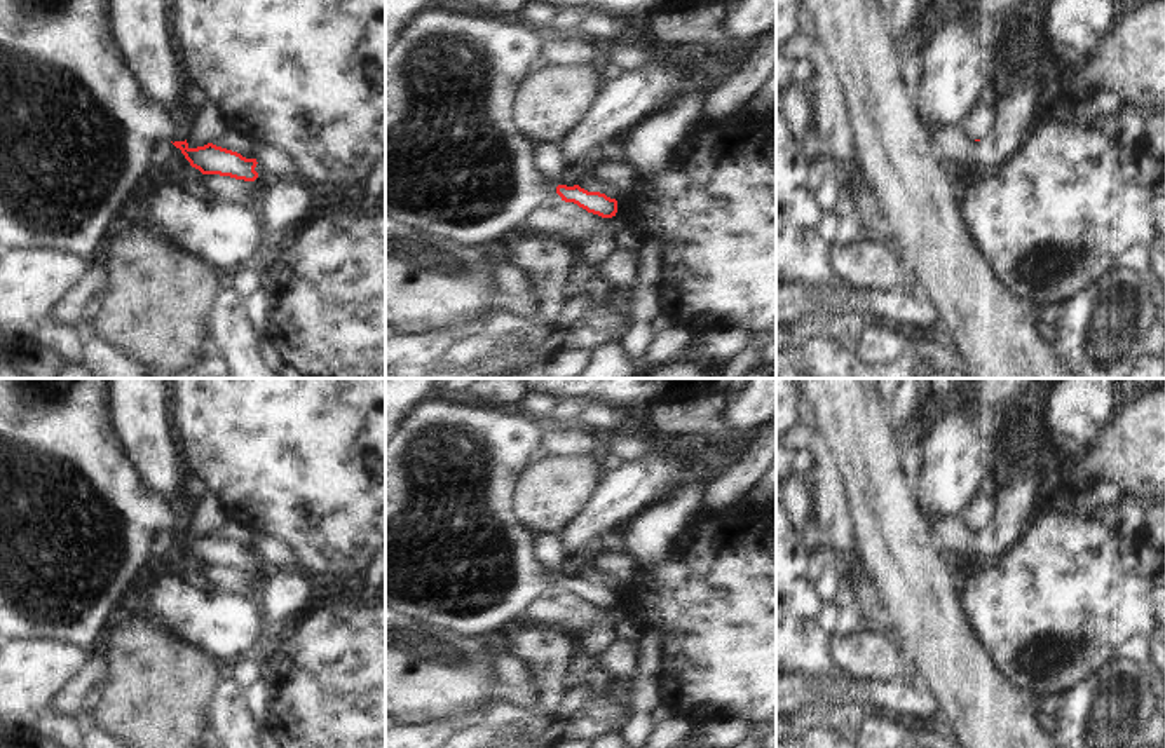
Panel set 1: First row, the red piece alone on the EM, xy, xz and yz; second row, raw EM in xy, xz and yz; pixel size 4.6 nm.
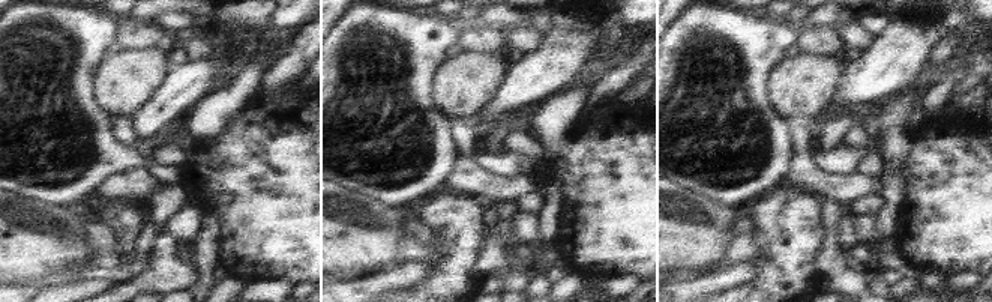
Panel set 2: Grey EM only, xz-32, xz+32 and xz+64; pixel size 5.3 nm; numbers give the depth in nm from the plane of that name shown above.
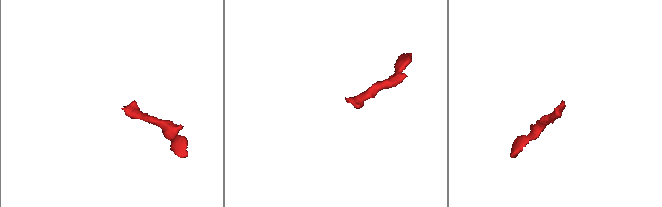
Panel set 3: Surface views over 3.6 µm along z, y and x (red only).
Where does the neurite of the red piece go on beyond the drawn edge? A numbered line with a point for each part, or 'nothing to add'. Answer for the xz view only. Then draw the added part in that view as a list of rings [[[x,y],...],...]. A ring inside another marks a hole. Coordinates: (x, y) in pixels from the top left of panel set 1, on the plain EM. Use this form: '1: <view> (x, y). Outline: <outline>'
1: xz (457, 555). Outline: [[[438,394],[415,408],[403,422],[401,429],[385,448],[385,605],[427,624],[445,628],[466,638],[481,638],[488,631],[499,631],[502,626],[520,621],[532,605],[544,596],[553,586],[556,591],[556,577],[537,556],[537,534],[525,525],[516,511],[518,483],[530,467],[530,455],[539,450],[548,436],[548,420],[530,415],[518,406],[488,405],[469,398],[452,398]]]

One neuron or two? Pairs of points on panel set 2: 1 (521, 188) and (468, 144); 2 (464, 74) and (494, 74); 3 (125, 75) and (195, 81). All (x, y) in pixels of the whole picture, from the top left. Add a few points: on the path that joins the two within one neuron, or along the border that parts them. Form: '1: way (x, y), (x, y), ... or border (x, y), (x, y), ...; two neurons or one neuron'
1: way (503, 188), (491, 188), (467, 163); one neuron
2: way (471, 74), (486, 74); one neuron
3: border (173, 66), (162, 86), (143, 105); two neurons

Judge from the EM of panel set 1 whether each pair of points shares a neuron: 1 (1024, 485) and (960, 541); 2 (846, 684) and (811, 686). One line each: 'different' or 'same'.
1: same
2: same

